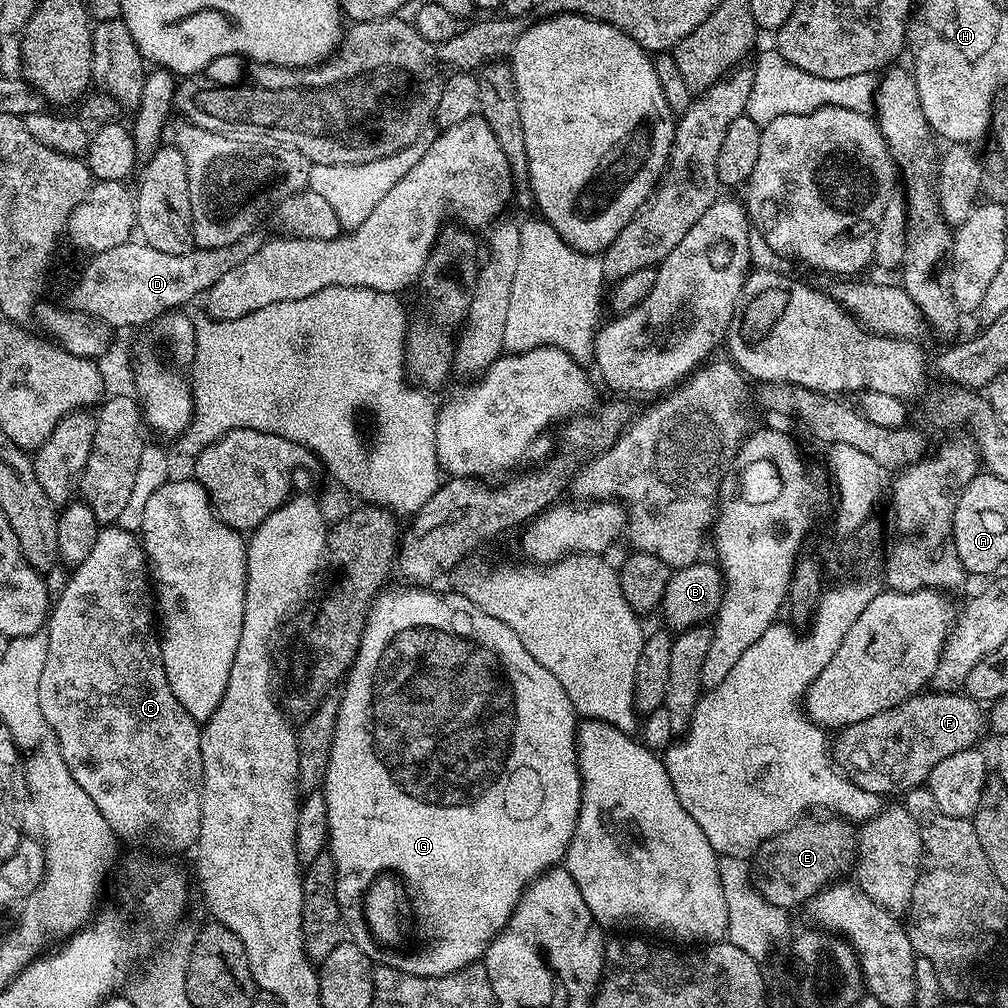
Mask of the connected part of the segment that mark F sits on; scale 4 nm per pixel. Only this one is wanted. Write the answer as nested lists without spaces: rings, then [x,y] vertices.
[[[928,690],[923,694],[909,696],[908,699],[903,700],[898,706],[894,706],[890,710],[882,710],[882,714],[874,714],[874,718],[866,718],[862,722],[854,722],[848,728],[839,729],[837,738],[835,737],[834,743],[831,745],[830,752],[834,757],[837,768],[841,769],[848,779],[859,786],[862,790],[872,792],[876,796],[884,798],[887,797],[887,792],[896,792],[899,788],[903,790],[911,790],[913,788],[921,787],[927,781],[930,770],[934,770],[934,766],[938,766],[938,762],[942,762],[942,758],[950,758],[950,754],[958,754],[967,748],[976,748],[979,745],[980,735],[983,734],[984,728],[986,732],[986,716],[980,713],[981,705],[975,700],[971,700],[966,695],[961,694],[959,691],[955,692],[941,692],[939,690]]]

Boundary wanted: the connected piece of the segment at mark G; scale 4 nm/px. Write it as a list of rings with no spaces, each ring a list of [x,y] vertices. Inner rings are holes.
[[[428,586],[404,587],[408,588],[389,587],[373,599],[368,619],[364,621],[364,633],[360,639],[360,649],[356,652],[356,663],[343,681],[344,692],[339,693],[336,736],[330,746],[330,762],[322,789],[328,819],[327,851],[334,858],[336,897],[352,943],[364,952],[368,949],[369,932],[364,928],[364,896],[372,884],[368,881],[368,876],[375,876],[372,864],[392,864],[392,874],[402,877],[414,897],[414,920],[417,925],[420,923],[420,932],[428,939],[428,945],[417,952],[409,950],[404,960],[400,960],[400,956],[388,956],[388,960],[392,960],[392,968],[406,974],[445,976],[477,963],[490,941],[504,931],[525,888],[536,877],[557,867],[567,857],[568,843],[574,838],[582,802],[582,782],[576,757],[578,713],[570,698],[566,698],[566,690],[562,690],[558,678],[554,678],[546,666],[530,658],[530,650],[522,646],[518,634],[514,634],[506,622],[490,618],[490,614],[483,612],[473,600],[461,596],[455,590],[439,596],[438,593],[431,592],[433,589]]]

